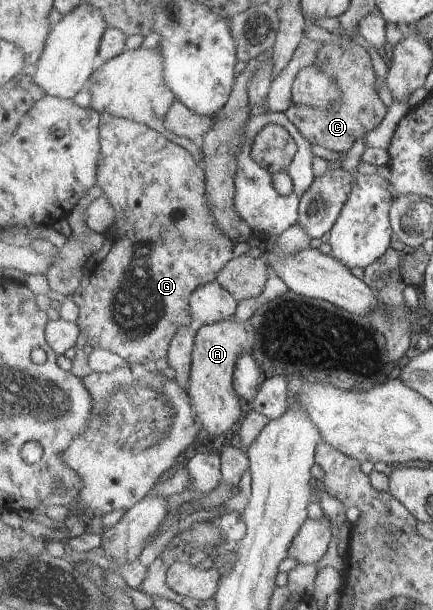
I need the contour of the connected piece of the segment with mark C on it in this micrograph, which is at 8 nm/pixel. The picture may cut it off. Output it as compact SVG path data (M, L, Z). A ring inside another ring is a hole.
M323 42L323 49L319 52L316 63L320 63L322 68L327 68L337 76L337 82L343 86L344 100L340 106L326 106L325 109L293 104L285 115L312 144L341 152L343 155L362 134L367 134L382 124L388 114L388 106L382 102L374 86L377 78L372 66L372 56L356 42L346 47L335 42Z

